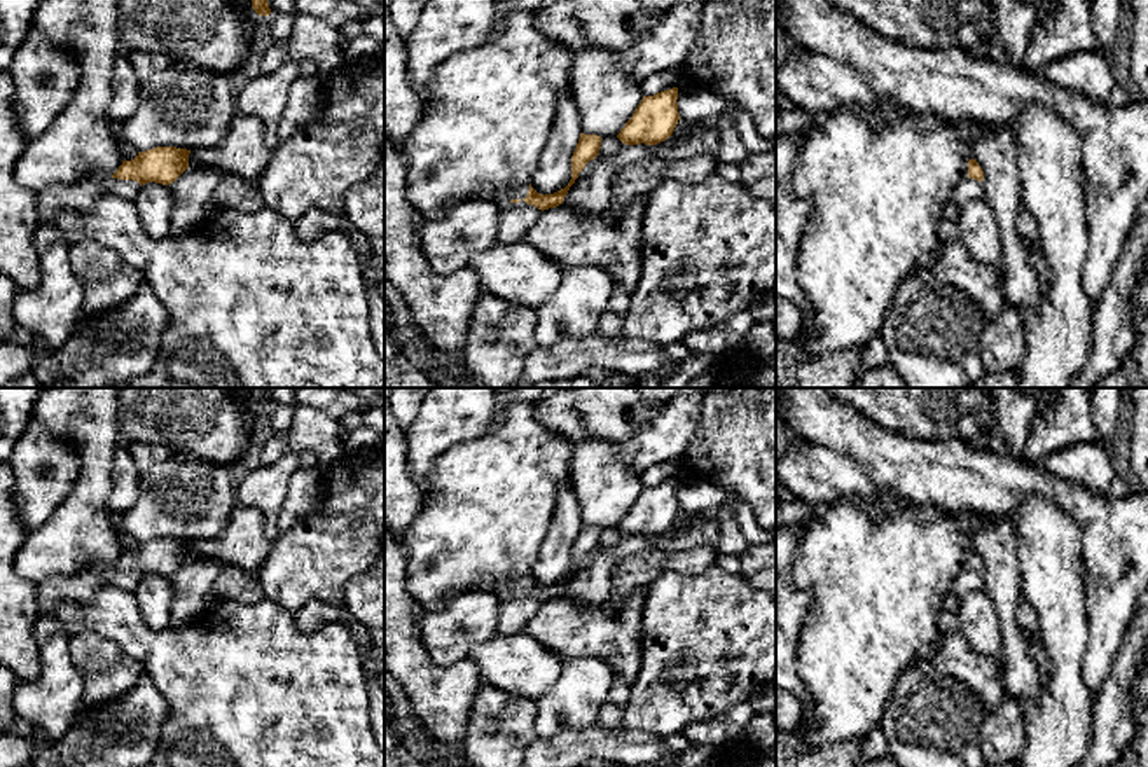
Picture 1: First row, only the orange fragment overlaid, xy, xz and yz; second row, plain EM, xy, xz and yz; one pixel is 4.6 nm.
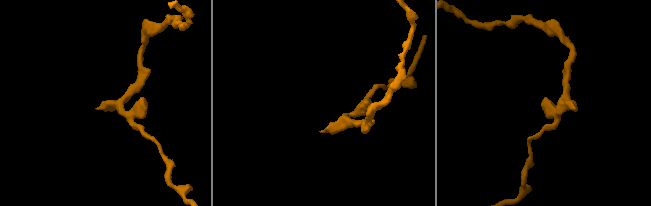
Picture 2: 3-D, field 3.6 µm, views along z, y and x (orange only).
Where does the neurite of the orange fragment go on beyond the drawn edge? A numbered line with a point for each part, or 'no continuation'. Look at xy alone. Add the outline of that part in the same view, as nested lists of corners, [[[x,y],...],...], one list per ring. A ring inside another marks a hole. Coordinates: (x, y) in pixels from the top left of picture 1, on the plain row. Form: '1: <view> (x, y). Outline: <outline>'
1: xy (82, 586). Outline: [[[89,568],[70,577],[52,577],[38,585],[37,605],[40,615],[52,615],[54,608],[65,599],[89,603],[103,587],[117,587],[135,592],[142,577],[135,571],[112,568]]]

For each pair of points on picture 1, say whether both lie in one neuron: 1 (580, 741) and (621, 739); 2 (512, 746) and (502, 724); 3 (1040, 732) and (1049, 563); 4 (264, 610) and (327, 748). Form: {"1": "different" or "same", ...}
{"1": "same", "2": "same", "3": "same", "4": "same"}

